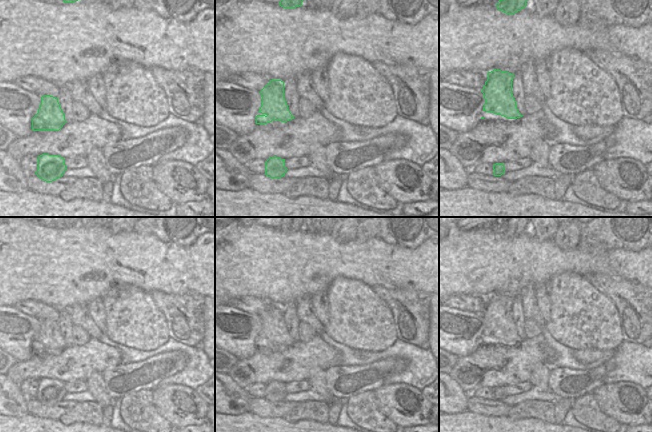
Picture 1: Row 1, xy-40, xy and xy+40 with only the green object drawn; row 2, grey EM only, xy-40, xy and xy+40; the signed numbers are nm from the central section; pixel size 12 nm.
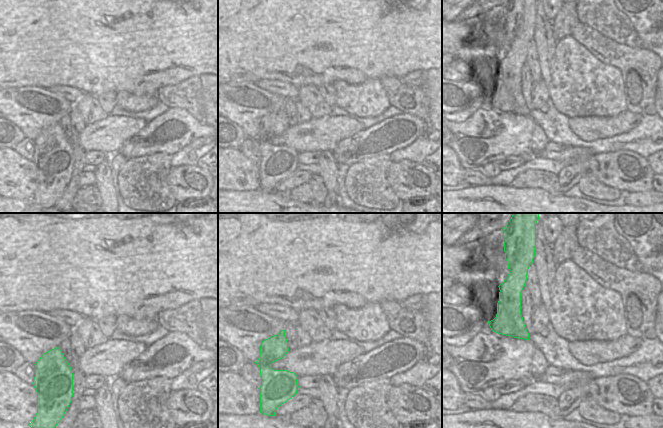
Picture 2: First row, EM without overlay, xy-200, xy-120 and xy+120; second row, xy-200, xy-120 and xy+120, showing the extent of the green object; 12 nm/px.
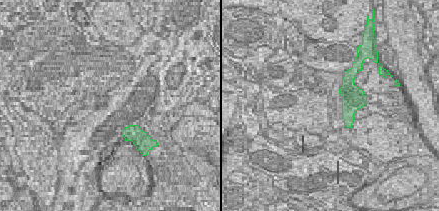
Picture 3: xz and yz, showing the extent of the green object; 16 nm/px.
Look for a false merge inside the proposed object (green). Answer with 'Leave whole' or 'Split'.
Split

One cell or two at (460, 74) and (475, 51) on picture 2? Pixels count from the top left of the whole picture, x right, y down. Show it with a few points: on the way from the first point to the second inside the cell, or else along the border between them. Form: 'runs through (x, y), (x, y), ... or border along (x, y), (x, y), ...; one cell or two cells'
border along (452, 54), (470, 63); two cells

